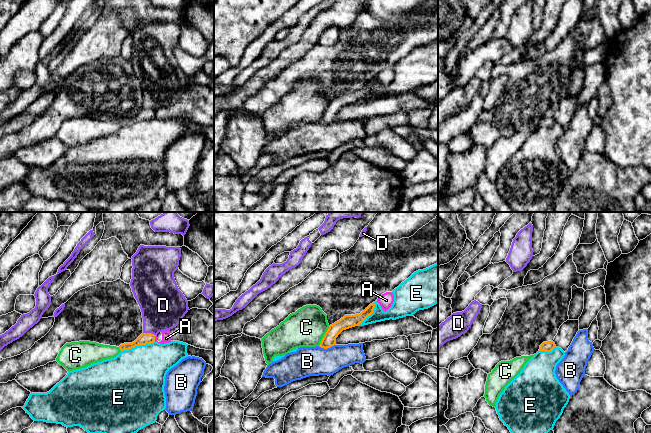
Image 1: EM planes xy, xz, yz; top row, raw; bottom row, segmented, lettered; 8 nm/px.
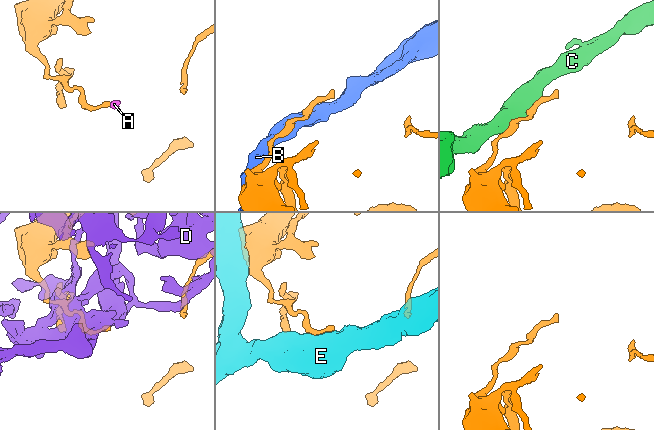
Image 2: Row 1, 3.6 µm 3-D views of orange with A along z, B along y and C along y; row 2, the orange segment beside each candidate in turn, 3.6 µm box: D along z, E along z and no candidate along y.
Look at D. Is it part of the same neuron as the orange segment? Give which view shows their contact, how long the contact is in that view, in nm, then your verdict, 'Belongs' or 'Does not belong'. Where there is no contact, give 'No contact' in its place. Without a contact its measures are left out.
Touches orange in xy. Shared border 110 nm. Does not belong

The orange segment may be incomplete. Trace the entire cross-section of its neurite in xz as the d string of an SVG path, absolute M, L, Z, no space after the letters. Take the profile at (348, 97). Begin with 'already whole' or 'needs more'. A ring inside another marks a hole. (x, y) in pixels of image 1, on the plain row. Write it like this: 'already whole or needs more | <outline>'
already whole | M373 78L360 90L345 91L339 97L330 101L319 123L327 125L336 121L336 114L343 106L358 102L368 92L370 92L373 89L374 84L375 84L375 79Z

